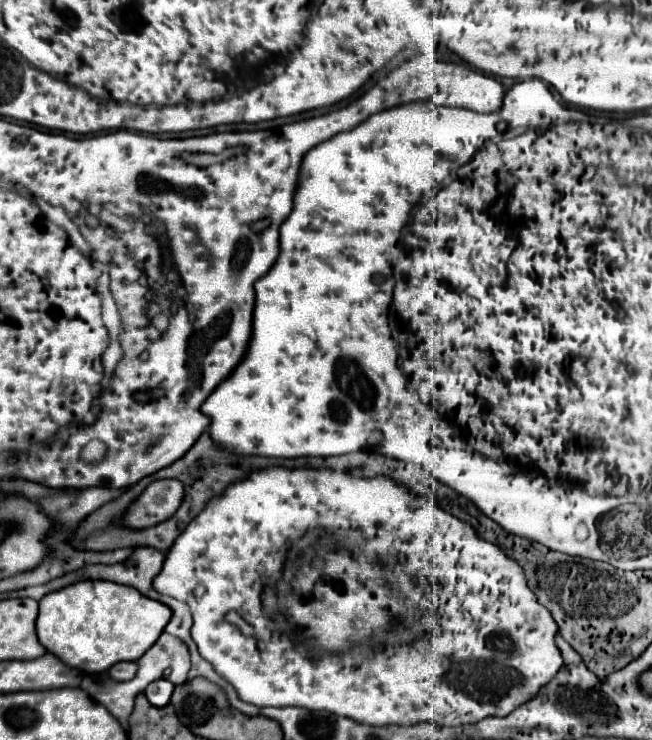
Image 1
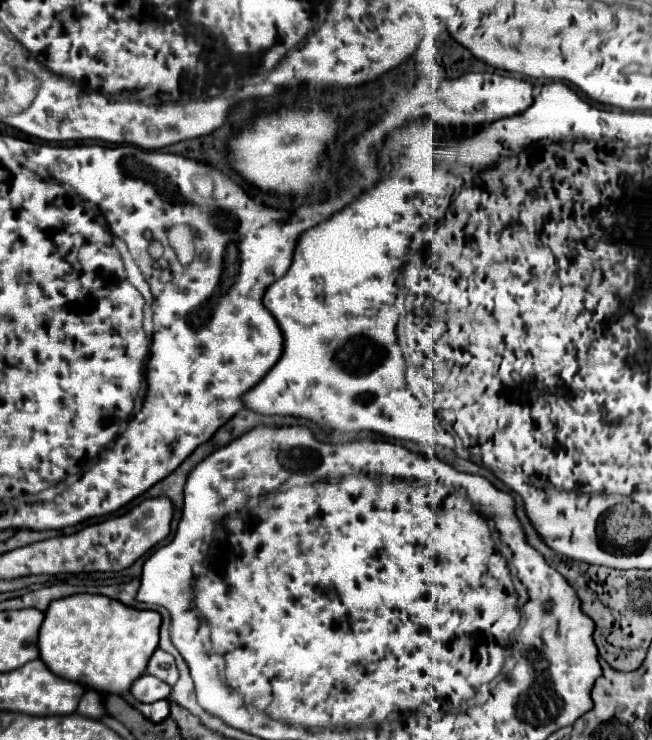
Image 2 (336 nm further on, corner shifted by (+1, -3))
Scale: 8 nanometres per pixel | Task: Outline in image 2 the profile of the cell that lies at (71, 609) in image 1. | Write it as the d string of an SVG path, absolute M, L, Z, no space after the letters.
M100 594L66 596L54 600L46 610L38 638L40 660L56 676L86 688L108 694L126 694L132 682L144 674L150 656L158 648L158 630L158 612L136 610Z

